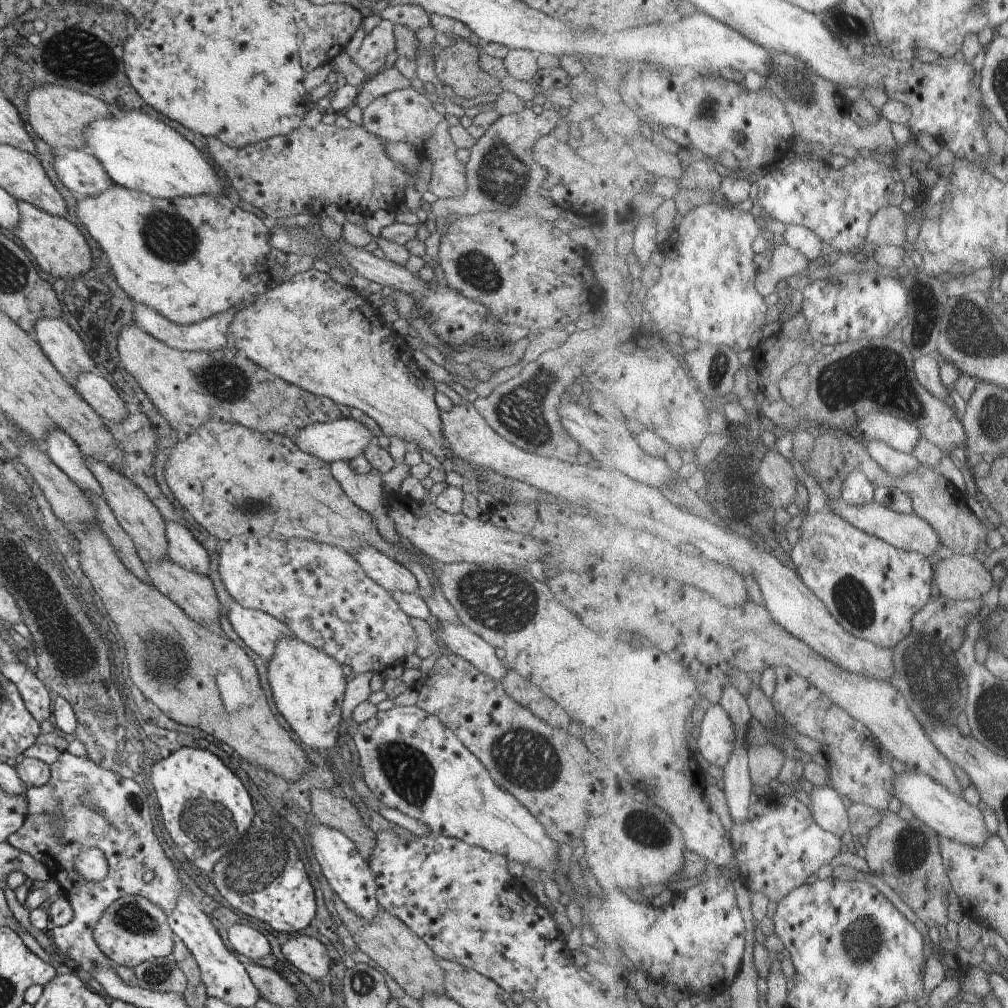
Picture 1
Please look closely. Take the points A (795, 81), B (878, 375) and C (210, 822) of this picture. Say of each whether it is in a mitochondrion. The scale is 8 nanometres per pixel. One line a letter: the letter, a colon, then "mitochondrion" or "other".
A: mitochondrion
B: mitochondrion
C: mitochondrion

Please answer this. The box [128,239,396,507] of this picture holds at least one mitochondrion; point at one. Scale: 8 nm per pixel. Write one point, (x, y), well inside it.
(224, 380)

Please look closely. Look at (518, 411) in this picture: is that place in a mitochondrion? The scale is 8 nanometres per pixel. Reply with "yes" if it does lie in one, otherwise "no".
yes

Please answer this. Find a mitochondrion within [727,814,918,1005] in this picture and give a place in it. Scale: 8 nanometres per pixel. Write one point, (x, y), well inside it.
(864, 940)

